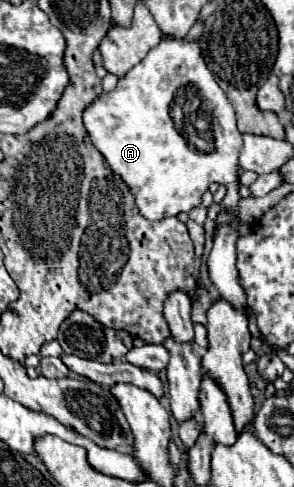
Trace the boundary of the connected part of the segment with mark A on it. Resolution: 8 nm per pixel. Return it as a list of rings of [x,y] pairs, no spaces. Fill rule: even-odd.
[[[161,40],[137,66],[119,78],[111,92],[101,92],[83,110],[83,124],[91,144],[129,186],[139,212],[147,220],[177,216],[201,206],[201,196],[211,182],[227,188],[221,210],[231,212],[233,220],[217,226],[207,266],[219,296],[243,310],[247,300],[235,268],[235,242],[241,224],[237,218],[241,200],[237,160],[243,142],[235,124],[235,110],[209,72],[199,42]]]

